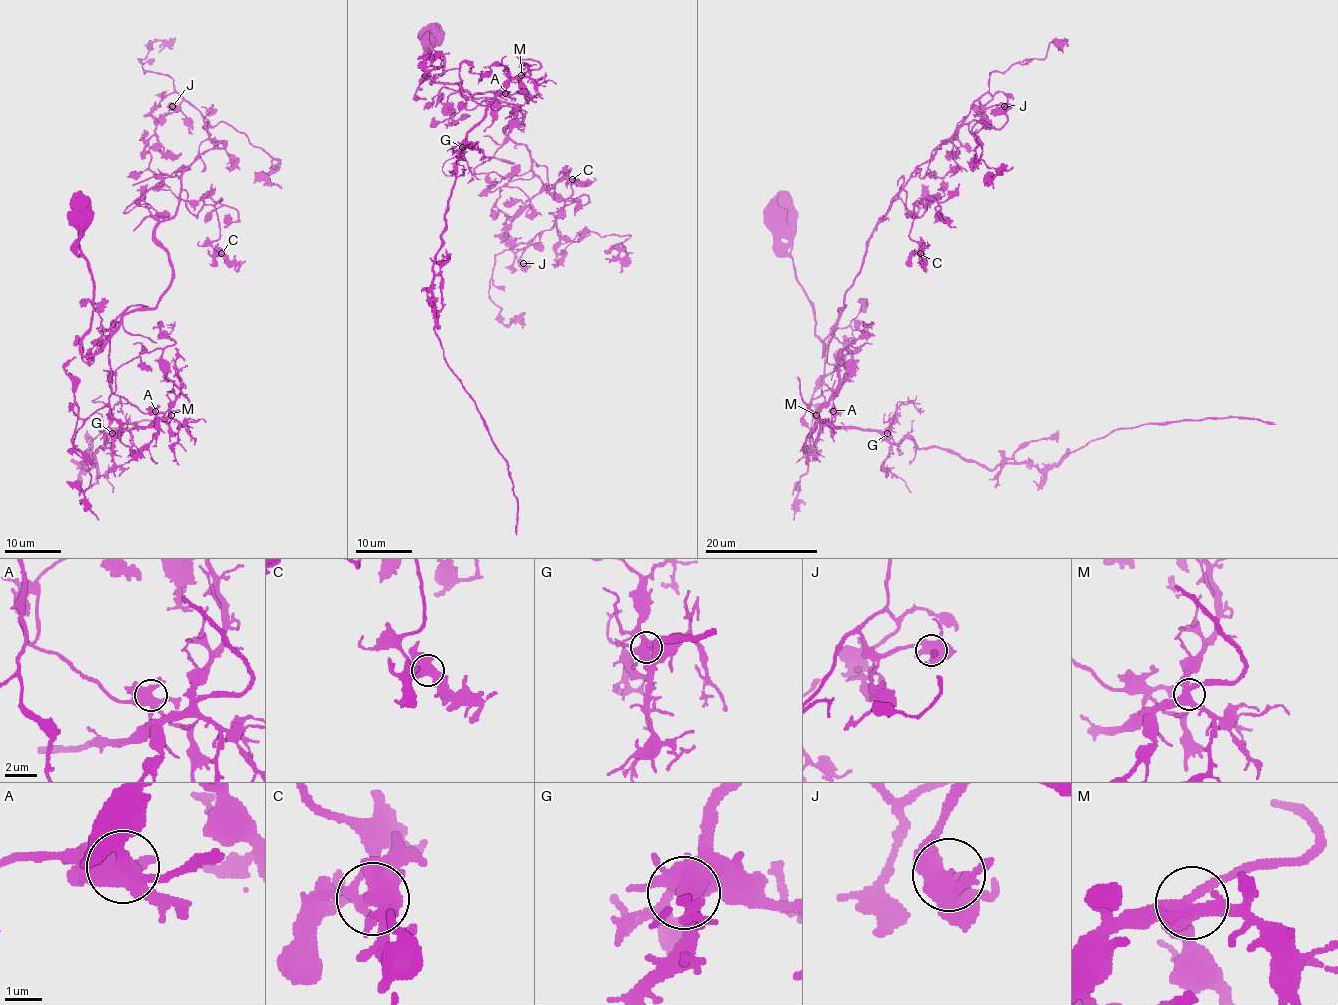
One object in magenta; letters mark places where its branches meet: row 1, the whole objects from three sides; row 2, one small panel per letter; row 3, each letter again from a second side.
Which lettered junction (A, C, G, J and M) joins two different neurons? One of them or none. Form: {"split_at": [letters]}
{"split_at": ["A"]}

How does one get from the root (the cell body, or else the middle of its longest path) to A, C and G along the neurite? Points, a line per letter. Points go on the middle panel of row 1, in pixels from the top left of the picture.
A: (430, 35), (430, 50), (444, 60), (444, 71), (431, 82), (461, 82), (468, 96), (506, 92)
C: (430, 35), (444, 60), (431, 82), (513, 105), (523, 119), (506, 133), (549, 183), (572, 179)
G: (430, 35), (430, 50), (444, 60), (444, 71), (431, 82), (461, 82), (468, 96), (504, 91), (462, 147)

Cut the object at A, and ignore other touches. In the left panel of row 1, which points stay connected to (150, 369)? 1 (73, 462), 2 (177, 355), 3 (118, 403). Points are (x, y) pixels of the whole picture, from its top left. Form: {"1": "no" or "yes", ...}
{"1": "no", "2": "no", "3": "no"}

